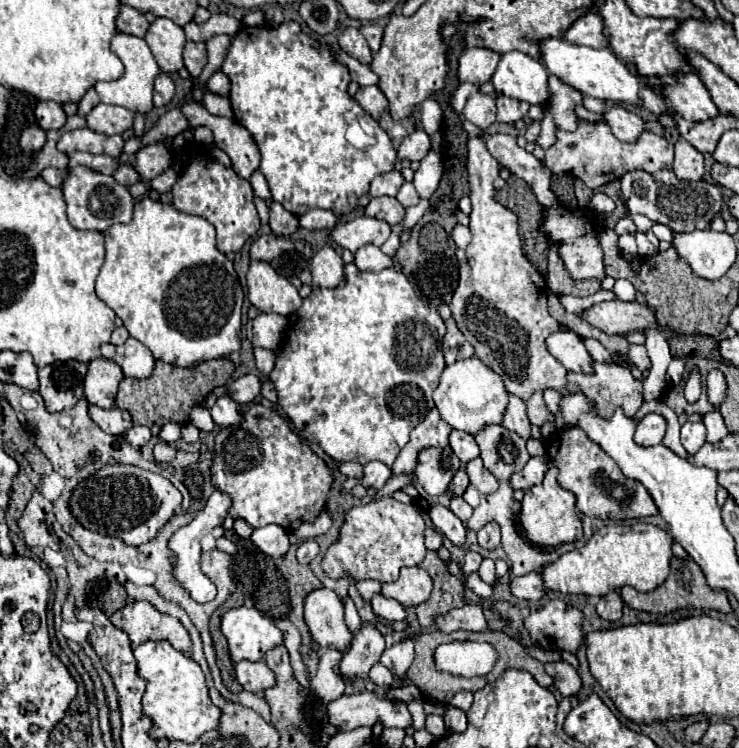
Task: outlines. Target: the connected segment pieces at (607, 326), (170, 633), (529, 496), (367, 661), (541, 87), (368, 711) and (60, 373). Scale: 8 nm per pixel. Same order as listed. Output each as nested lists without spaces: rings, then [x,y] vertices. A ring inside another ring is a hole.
[[[610,300],[590,306],[580,314],[580,318],[588,320],[588,324],[606,334],[628,334],[632,330],[644,330],[646,326],[660,328],[656,324],[654,312],[648,306],[622,300]]]
[[[132,602],[124,608],[116,610],[110,616],[110,622],[124,630],[132,642],[132,646],[144,644],[148,640],[168,640],[176,650],[188,654],[190,638],[178,618],[158,612],[148,602]]]
[[[550,464],[544,480],[524,492],[522,498],[522,510],[520,510],[520,524],[526,532],[526,538],[540,546],[558,546],[564,542],[574,542],[582,536],[582,522],[576,516],[576,498],[572,492],[564,490],[556,482],[558,468]]]
[[[364,624],[364,628],[354,636],[352,646],[340,662],[340,674],[352,682],[368,676],[370,668],[380,662],[382,652],[384,636],[374,626]]]
[[[506,52],[500,56],[500,64],[492,74],[492,86],[496,92],[526,100],[530,104],[544,104],[548,100],[546,68],[522,52]]]
[[[364,690],[352,696],[340,696],[338,700],[328,704],[330,724],[338,732],[348,732],[358,726],[372,726],[382,722],[384,726],[408,728],[412,724],[412,716],[404,702],[390,702],[384,698],[376,698],[372,692]]]
[[[68,360],[68,362],[54,362],[46,368],[38,370],[40,378],[40,396],[44,398],[48,412],[62,412],[70,410],[82,396],[82,382],[86,376],[86,364]]]

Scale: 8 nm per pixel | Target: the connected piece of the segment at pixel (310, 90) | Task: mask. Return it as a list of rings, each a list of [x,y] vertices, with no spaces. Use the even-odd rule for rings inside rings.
[[[282,22],[278,28],[242,26],[232,40],[222,72],[232,82],[230,104],[234,118],[254,136],[260,148],[260,172],[266,176],[272,200],[280,202],[288,212],[302,216],[310,208],[324,208],[336,214],[346,214],[356,206],[356,192],[368,192],[370,182],[378,174],[394,170],[396,150],[388,134],[368,112],[358,106],[354,98],[348,96],[348,68],[336,62],[336,58],[322,48],[320,40],[302,32],[298,22]],[[352,120],[358,120],[362,128],[376,138],[374,146],[368,146],[368,150],[358,150],[346,140],[344,134]]]

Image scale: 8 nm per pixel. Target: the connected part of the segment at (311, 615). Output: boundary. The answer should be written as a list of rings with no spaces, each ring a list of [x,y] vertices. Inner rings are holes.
[[[316,588],[316,590],[306,594],[306,598],[304,598],[304,622],[306,622],[306,626],[308,626],[310,634],[312,634],[312,640],[320,648],[336,646],[338,650],[346,650],[350,646],[352,634],[344,624],[344,602],[336,596],[334,590]]]

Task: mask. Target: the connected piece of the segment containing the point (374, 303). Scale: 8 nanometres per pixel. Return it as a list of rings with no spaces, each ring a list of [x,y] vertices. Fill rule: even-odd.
[[[348,264],[346,266],[346,282],[342,286],[338,286],[338,288],[314,288],[312,294],[308,298],[304,298],[302,306],[288,316],[288,320],[290,320],[290,324],[288,324],[286,340],[284,340],[284,344],[282,344],[278,356],[276,356],[276,368],[270,374],[270,382],[274,384],[276,392],[278,392],[278,406],[282,408],[284,416],[292,422],[296,432],[306,442],[318,446],[334,462],[366,464],[370,460],[380,460],[386,466],[392,466],[394,460],[398,458],[400,450],[408,444],[410,432],[434,408],[432,392],[436,390],[436,386],[440,382],[440,374],[446,366],[444,358],[442,358],[442,352],[440,352],[440,342],[442,342],[442,336],[444,336],[446,328],[444,328],[444,322],[438,316],[438,312],[434,308],[426,306],[416,296],[414,286],[408,282],[408,278],[402,272],[398,272],[394,268],[386,268],[382,272],[362,272],[354,264]]]

